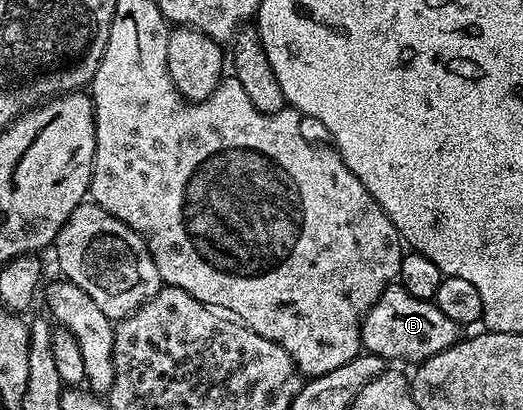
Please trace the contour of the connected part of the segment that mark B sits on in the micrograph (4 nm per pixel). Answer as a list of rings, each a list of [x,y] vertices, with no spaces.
[[[392,285],[381,293],[381,297],[367,311],[363,319],[361,337],[363,351],[368,355],[379,355],[385,361],[400,359],[403,363],[418,365],[429,357],[441,353],[458,343],[461,325],[449,321],[441,309],[437,309],[430,299],[418,299],[398,285]]]

